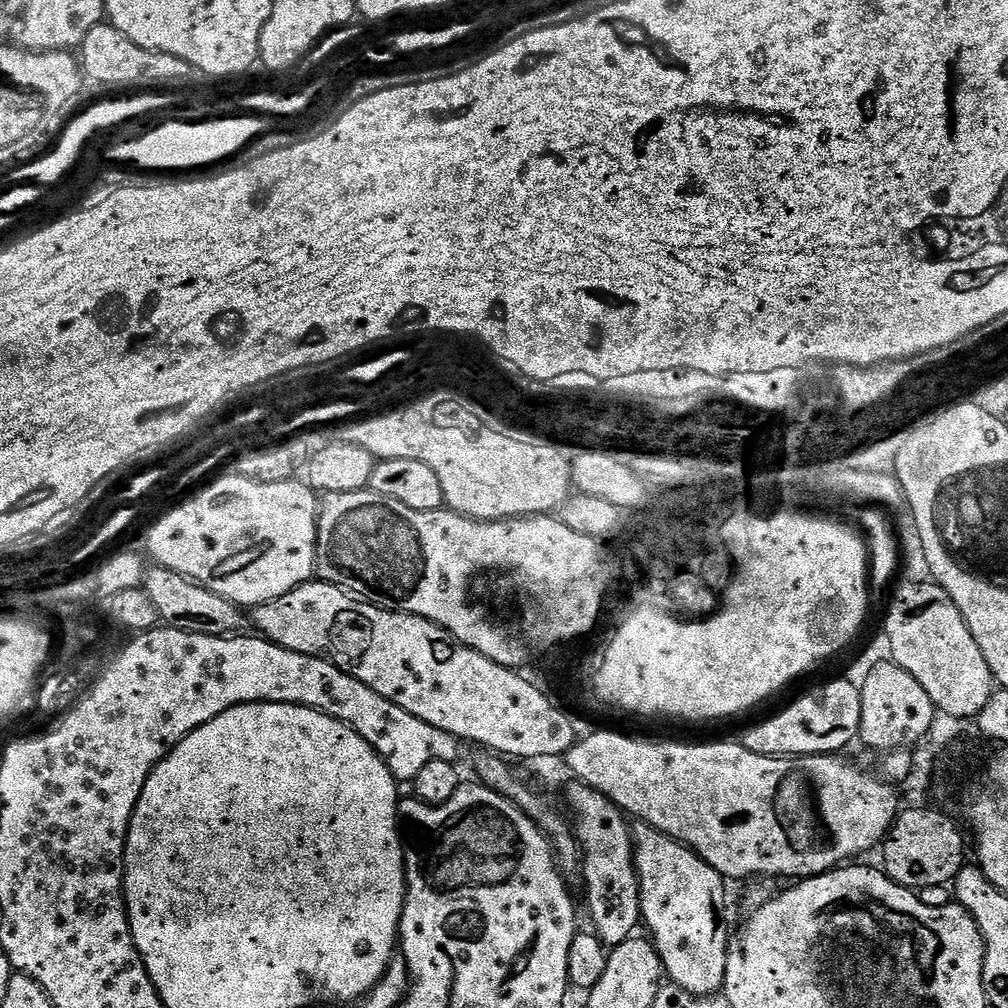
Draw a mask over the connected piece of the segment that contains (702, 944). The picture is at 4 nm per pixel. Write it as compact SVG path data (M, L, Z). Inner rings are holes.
M643 822L632 824L632 844L636 847L636 873L638 874L638 882L640 883L640 914L642 917L643 927L649 928L650 939L656 946L656 953L660 956L660 961L664 964L664 970L667 979L673 985L680 987L682 990L688 991L692 995L698 997L715 996L724 987L724 979L726 978L726 962L728 961L728 946L730 943L730 935L724 929L724 903L728 900L728 892L724 889L726 885L726 877L718 874L718 870L714 870L714 866L710 866L710 862L706 862L687 844L680 843L673 836L668 836L665 832L659 832L654 826Z

